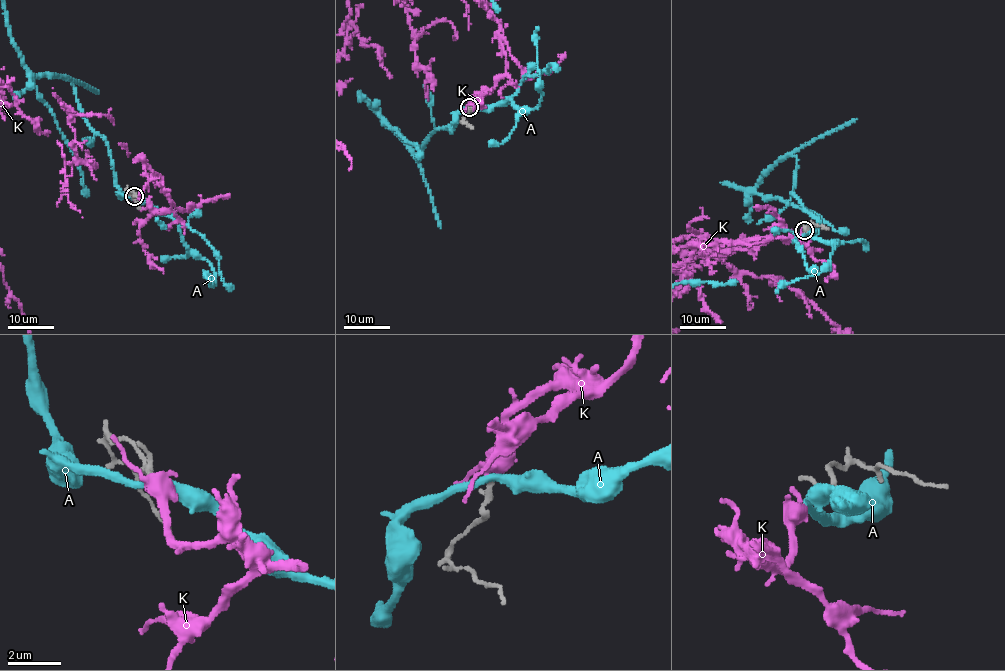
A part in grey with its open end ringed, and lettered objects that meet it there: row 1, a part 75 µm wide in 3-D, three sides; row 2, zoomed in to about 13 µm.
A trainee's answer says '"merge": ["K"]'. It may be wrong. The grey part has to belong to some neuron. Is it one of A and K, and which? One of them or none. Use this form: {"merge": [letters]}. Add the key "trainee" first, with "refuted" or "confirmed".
{"trainee": "confirmed", "merge": ["K"]}

